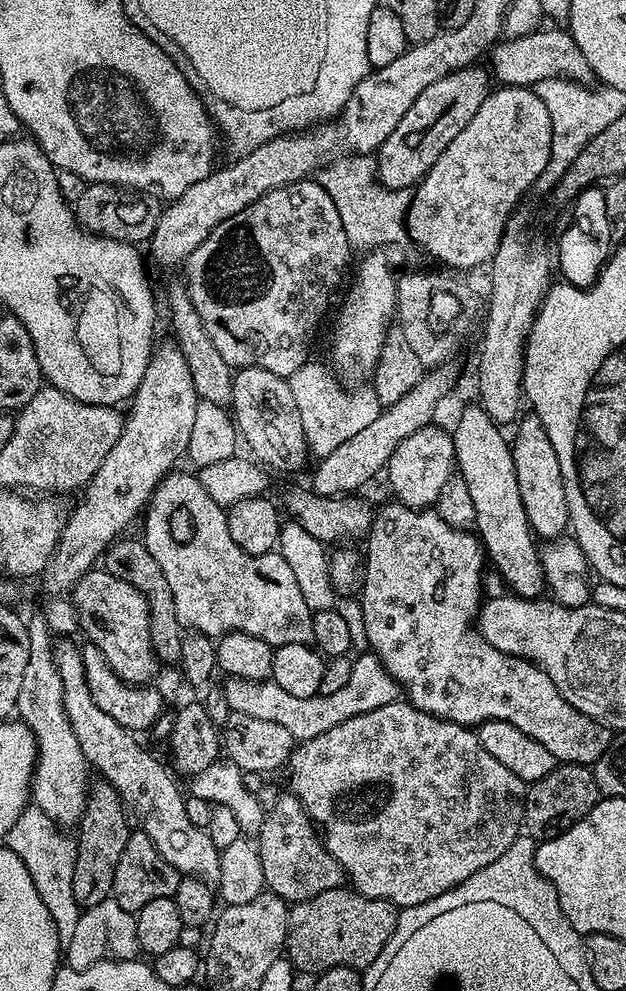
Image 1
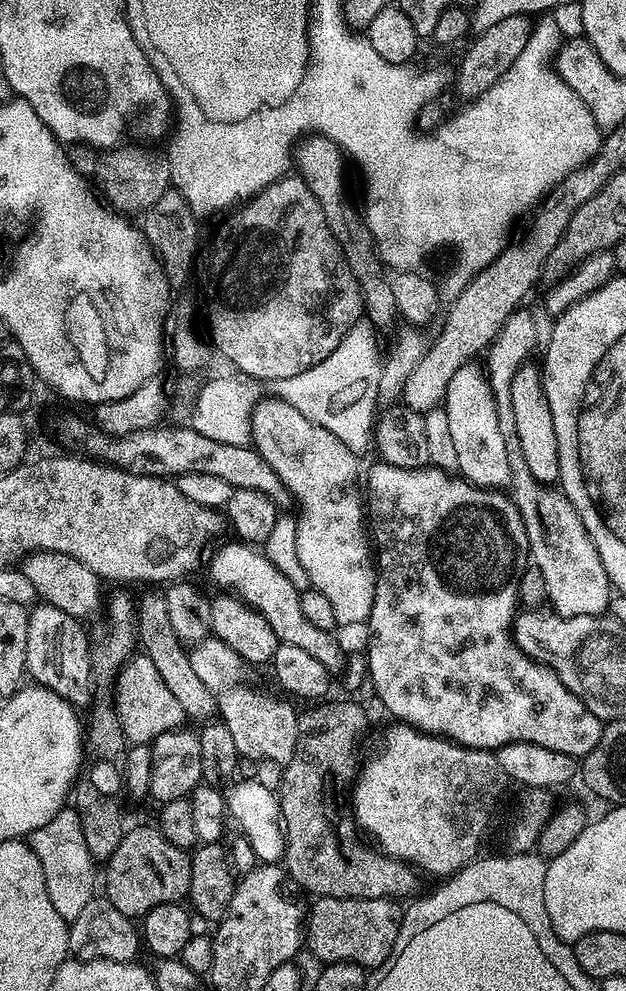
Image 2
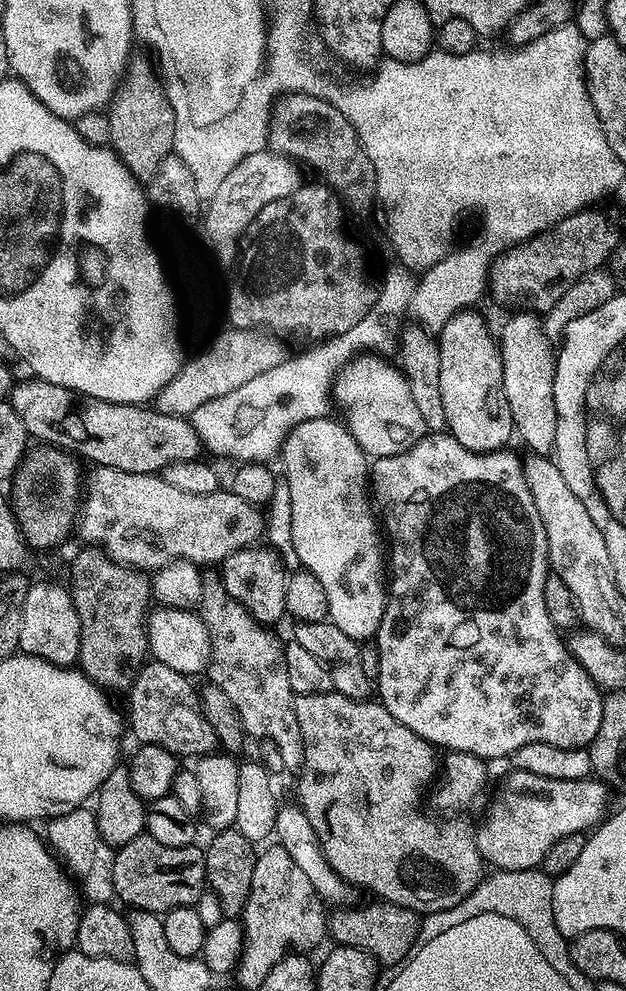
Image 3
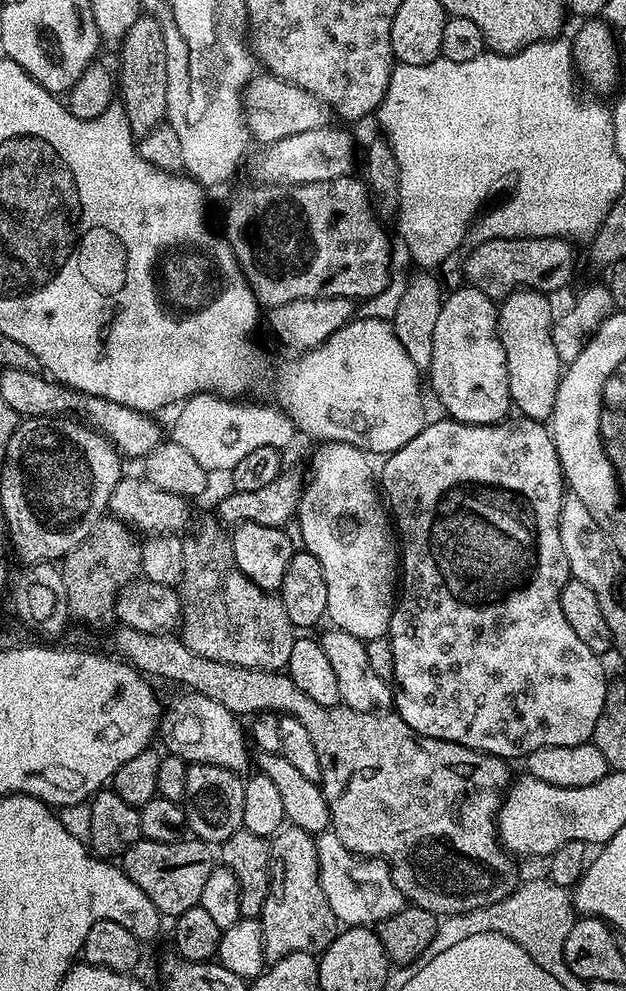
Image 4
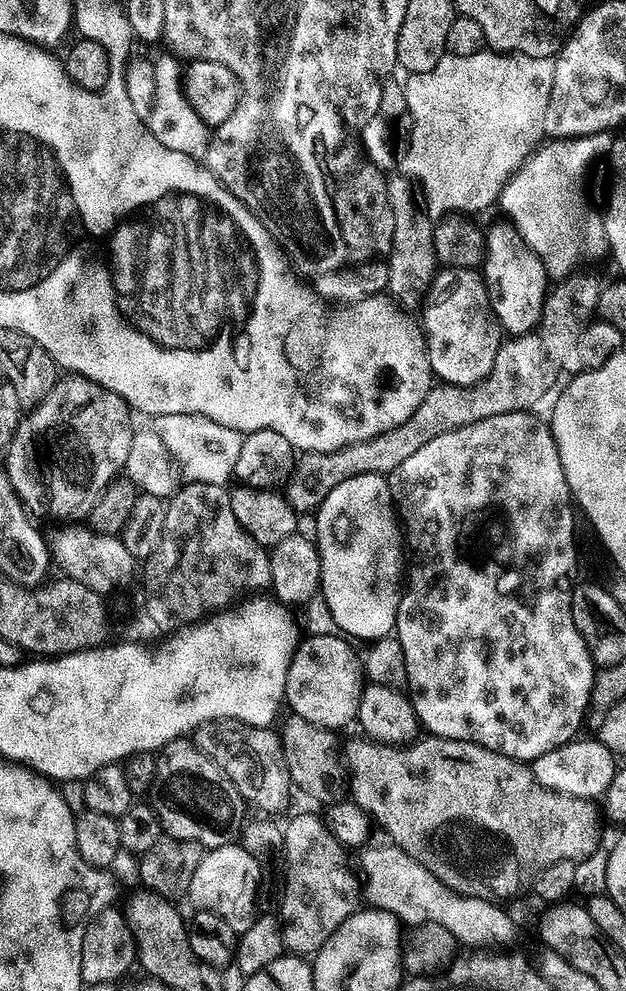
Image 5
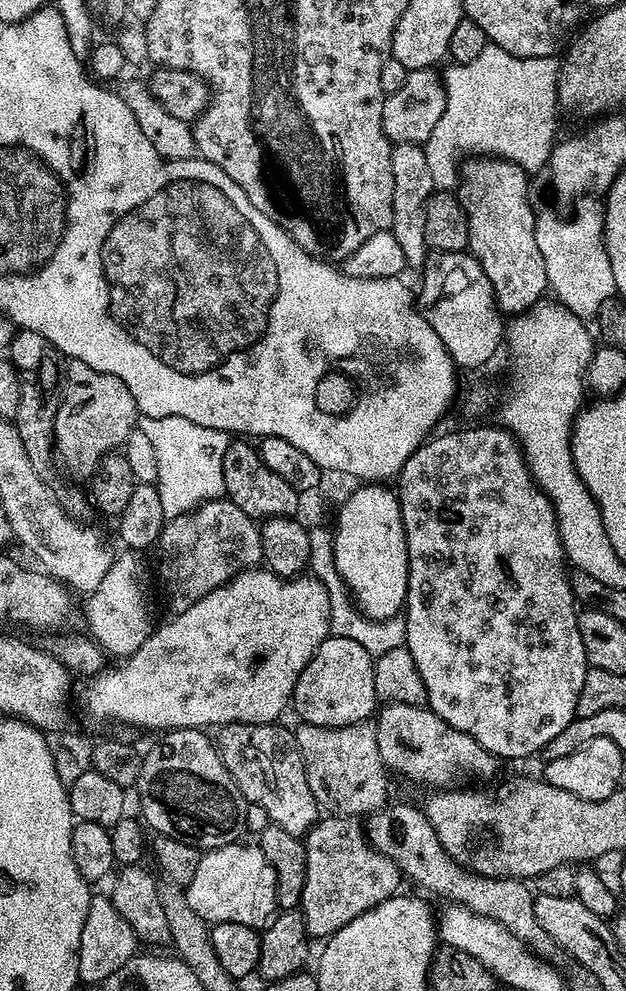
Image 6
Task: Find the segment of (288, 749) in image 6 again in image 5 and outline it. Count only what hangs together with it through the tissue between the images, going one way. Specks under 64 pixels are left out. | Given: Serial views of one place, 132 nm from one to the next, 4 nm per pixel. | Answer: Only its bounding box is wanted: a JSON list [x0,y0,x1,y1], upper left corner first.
[194,720,288,814]

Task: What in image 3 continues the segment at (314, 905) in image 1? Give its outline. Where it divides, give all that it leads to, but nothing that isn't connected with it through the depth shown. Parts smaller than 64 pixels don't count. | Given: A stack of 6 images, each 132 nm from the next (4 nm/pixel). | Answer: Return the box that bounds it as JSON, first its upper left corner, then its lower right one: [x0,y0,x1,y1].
[327,899,421,966]

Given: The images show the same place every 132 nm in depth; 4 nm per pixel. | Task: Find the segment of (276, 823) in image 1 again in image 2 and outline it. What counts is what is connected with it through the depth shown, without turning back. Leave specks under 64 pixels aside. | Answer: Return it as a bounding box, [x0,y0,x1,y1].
[278,704,417,900]

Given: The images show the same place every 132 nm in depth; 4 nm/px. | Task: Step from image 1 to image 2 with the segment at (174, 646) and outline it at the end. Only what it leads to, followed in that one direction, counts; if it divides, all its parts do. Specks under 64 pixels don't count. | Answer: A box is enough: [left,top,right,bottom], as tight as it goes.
[137,588,218,722]

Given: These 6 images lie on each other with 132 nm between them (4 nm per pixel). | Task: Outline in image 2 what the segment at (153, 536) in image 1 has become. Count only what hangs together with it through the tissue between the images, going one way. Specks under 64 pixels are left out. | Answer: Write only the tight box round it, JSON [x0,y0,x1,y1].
[208,543,346,674]

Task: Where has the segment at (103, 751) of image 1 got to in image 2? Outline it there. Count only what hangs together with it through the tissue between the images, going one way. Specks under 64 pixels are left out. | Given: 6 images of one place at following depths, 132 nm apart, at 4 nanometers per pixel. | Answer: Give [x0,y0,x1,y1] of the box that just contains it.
[26,603,94,706]

